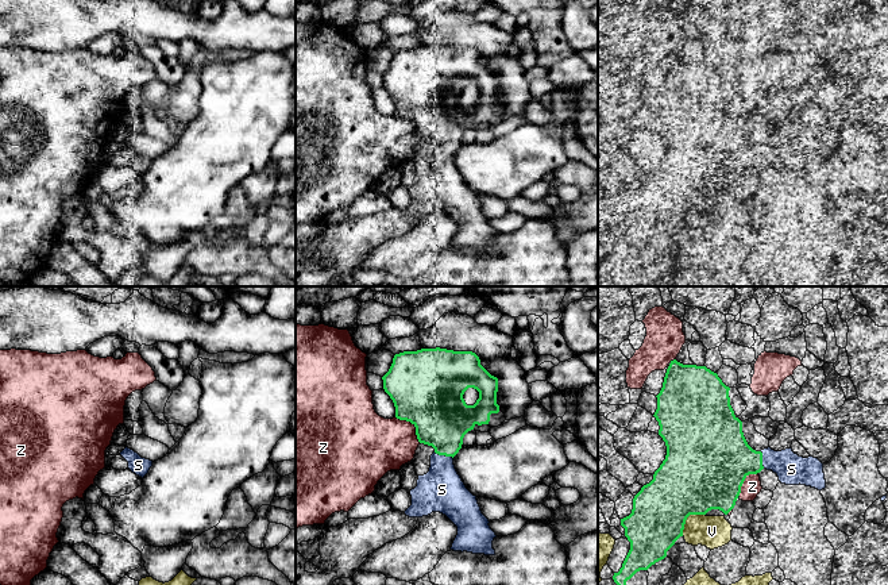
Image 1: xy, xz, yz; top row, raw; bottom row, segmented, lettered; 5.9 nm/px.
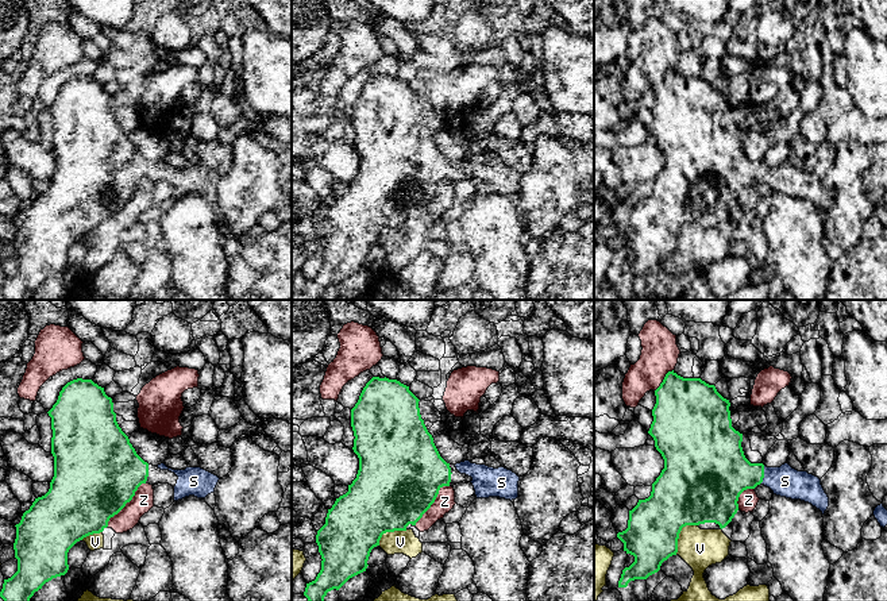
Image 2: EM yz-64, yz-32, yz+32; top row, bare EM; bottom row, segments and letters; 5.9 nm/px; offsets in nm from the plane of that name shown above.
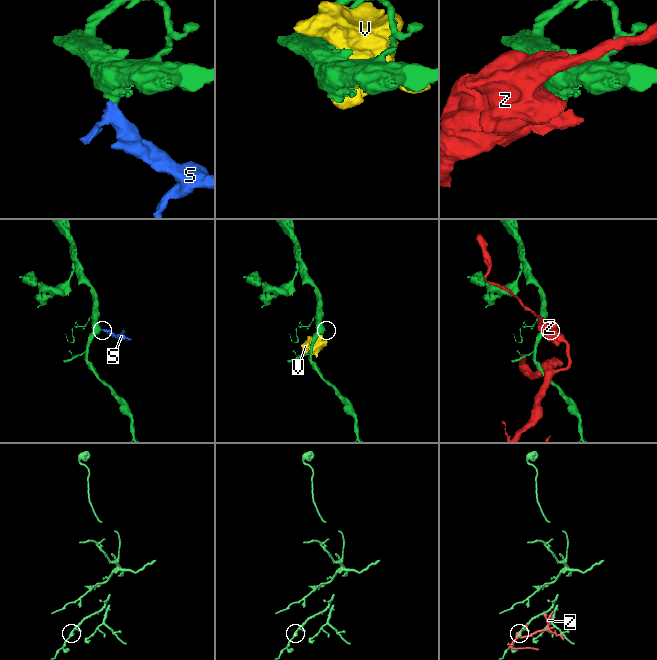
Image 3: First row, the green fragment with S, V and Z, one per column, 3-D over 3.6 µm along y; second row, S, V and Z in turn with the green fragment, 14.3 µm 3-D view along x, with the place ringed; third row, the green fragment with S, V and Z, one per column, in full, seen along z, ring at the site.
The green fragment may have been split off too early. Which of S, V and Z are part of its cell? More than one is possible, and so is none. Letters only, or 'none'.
S

